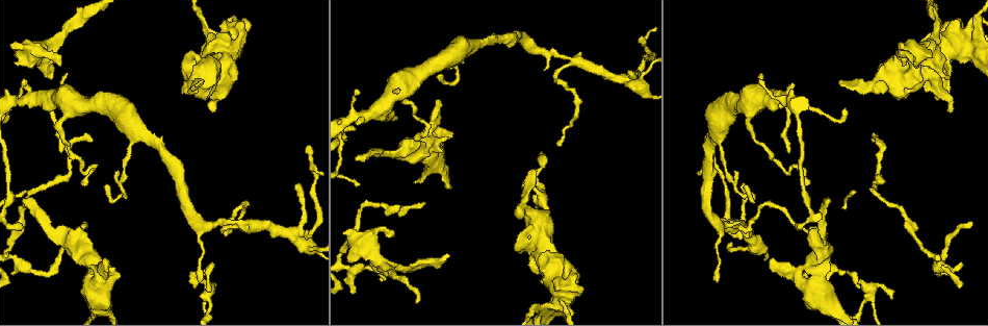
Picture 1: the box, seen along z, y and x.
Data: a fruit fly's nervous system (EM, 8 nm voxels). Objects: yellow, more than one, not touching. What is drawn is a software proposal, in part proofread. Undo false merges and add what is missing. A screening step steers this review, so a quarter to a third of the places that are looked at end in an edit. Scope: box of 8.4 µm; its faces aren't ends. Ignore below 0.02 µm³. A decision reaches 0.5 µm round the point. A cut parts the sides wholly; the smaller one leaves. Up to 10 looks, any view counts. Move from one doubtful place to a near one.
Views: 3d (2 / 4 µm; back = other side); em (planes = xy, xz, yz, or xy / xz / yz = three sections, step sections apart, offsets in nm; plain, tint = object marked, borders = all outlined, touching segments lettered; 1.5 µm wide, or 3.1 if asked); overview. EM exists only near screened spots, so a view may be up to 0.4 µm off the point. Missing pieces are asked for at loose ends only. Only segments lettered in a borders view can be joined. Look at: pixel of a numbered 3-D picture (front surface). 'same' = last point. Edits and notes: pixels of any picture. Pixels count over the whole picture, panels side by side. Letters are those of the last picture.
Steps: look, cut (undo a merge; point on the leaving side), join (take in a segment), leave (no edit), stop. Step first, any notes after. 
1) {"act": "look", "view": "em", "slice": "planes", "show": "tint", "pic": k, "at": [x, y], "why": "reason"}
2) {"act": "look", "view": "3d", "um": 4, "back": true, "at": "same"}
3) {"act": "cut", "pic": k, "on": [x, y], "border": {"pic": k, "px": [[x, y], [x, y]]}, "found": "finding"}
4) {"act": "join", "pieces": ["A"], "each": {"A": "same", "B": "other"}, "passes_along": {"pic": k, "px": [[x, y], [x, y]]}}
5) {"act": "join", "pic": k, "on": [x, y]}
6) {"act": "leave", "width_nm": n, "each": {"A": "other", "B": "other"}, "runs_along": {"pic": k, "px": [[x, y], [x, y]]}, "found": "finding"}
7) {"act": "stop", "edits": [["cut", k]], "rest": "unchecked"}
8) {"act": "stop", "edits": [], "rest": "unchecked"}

{"act": "look", "view": "3d", "um": 4, "pic": 1, "at": [104, 259], "why": "free end"}

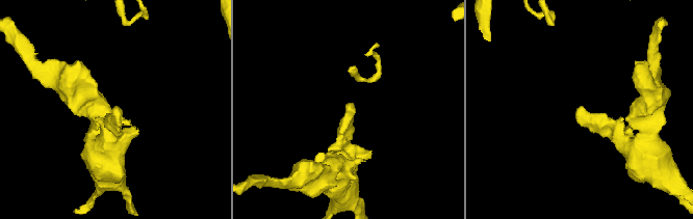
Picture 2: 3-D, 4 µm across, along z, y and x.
{"act": "look", "view": "em", "slice": "planes", "show": "borders", "pic": 2, "at": [116, 107], "why": "now the EM"}

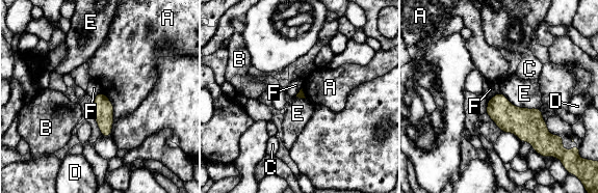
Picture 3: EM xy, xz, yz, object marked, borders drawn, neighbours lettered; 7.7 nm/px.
{"act": "leave", "each": {"A": "other", "B": "other", "C": "other", "D": "other", "E": "other", "F": "other"}, "border": {"pic": 3, "px": [[499, 91], [489, 100]]}, "found": "no lettered segment goes on from it"}

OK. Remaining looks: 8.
{"act": "look", "view": "3d", "um": 2, "pic": 1, "at": [306, 147], "why": "thin end"}

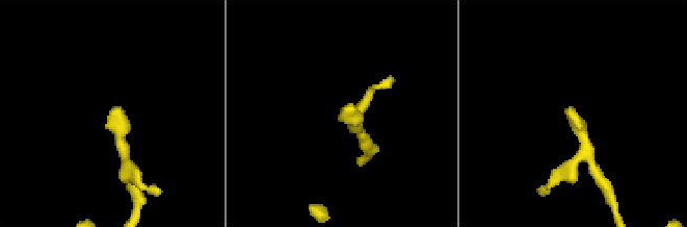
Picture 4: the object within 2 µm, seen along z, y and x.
{"act": "look", "view": "em", "slice": "planes", "show": "borders", "pic": 4, "at": [115, 108], "why": "shape alone is not enough"}

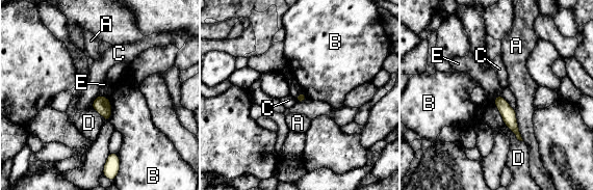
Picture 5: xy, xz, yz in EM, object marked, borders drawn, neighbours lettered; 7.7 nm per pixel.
{"act": "leave", "each": {"A": "other", "B": "other", "C": "other", "D": "other", "E": "other"}, "runs_along": {"pic": 5, "px": [[497, 100], [509, 114], [517, 133]]}, "found": "no lettered segment goes on from it"}

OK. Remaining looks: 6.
{"act": "look", "view": "em", "slice": "xz", "step": 4, "show": "tint", "pic": 1, "at": [918, 89], "why": "branch stops here"}

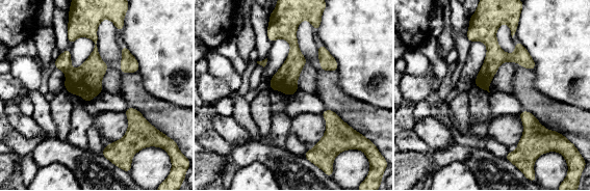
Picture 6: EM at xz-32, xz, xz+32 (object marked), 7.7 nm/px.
{"act": "look", "view": "em", "slice": "planes", "show": "tint", "at": "same"}

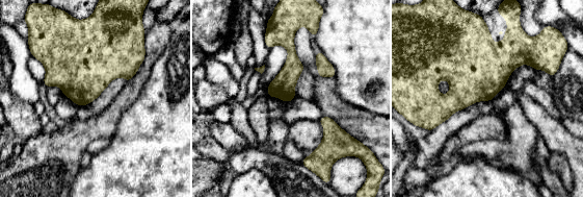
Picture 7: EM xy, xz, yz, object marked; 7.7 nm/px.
{"act": "look", "view": "em", "slice": "planes", "show": "borders", "at": "same", "why": "what lies round it"}

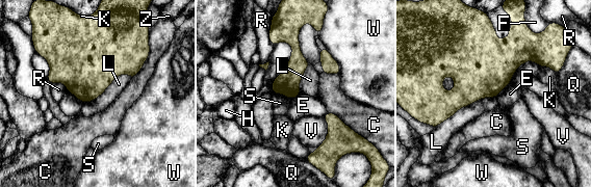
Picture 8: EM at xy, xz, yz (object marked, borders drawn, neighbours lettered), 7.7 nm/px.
{"act": "leave", "each": {"C": "other", "E": "other", "F": "other", "H": "other", "K": "other", "L": "other", "Q": "other", "R": "other", "S": "other", "V": "other", "W": "other", "Z": "other"}, "border": {"pic": 8, "px": [[510, 82], [495, 97]]}, "found": "none of them fits"}

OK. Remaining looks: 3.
{"act": "look", "view": "em", "slice": "xz", "step": 8, "show": "tint", "pic": 1, "at": [386, 279], "why": "branch stops here"}

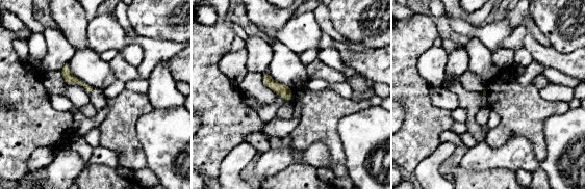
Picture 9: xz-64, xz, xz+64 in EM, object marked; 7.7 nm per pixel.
{"act": "look", "view": "em", "slice": "planes", "show": "borders", "at": "same", "why": "cut it another way"}

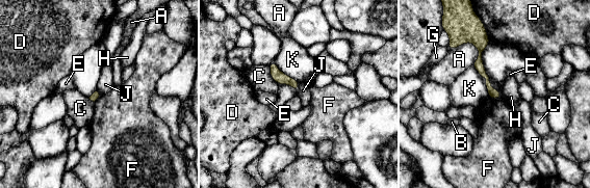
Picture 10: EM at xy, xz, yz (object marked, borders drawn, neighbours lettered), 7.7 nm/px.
{"act": "leave", "each": {"A": "other", "B": "other", "C": "other", "D": "other", "E": "other", "F": "other", "G": "other", "H": "other", "J": "other", "K": "other"}, "border": {"pic": 10, "px": [[490, 83], [501, 92]]}, "found": "none of them fits"}

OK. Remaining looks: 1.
{"act": "stop", "edits": [], "rest": "unchecked"}

